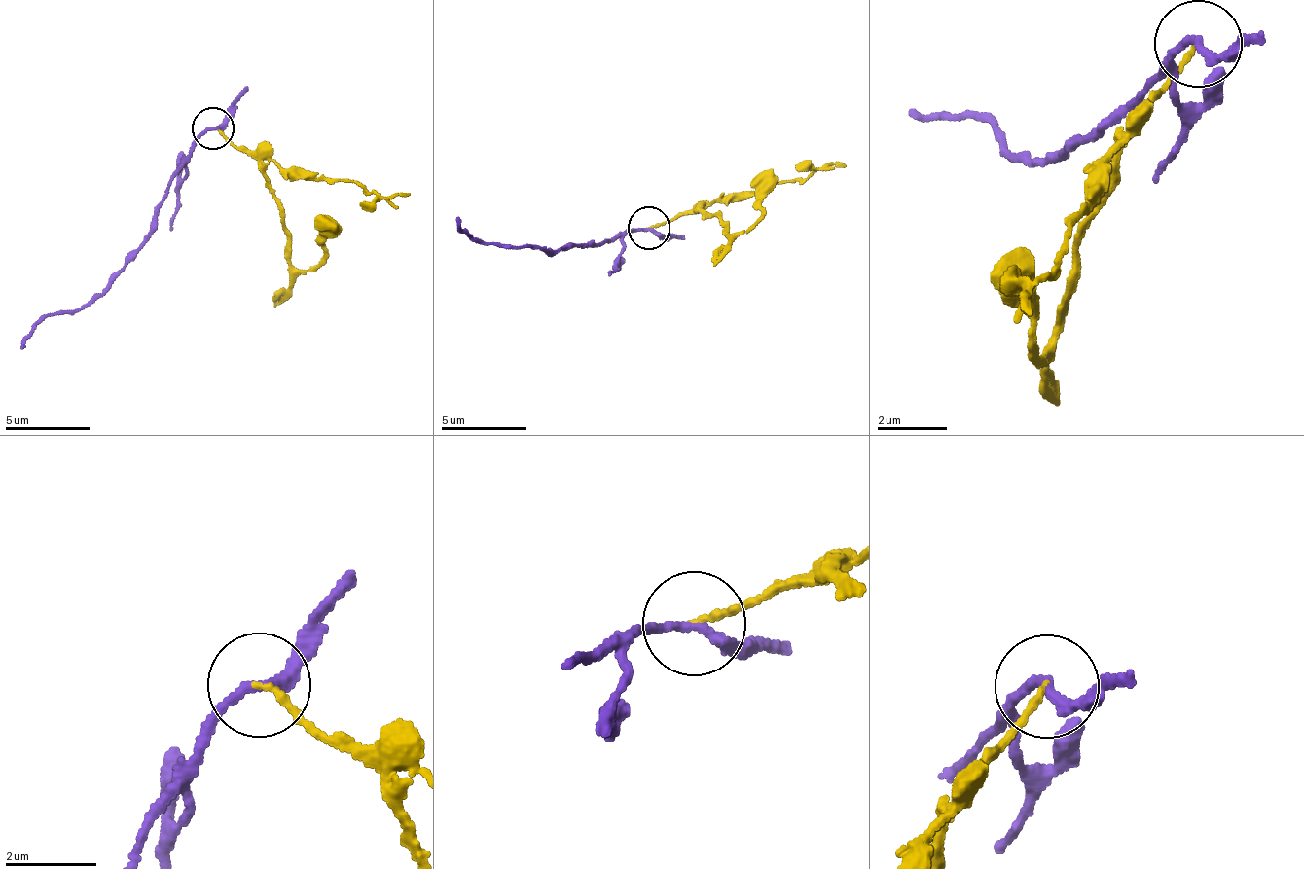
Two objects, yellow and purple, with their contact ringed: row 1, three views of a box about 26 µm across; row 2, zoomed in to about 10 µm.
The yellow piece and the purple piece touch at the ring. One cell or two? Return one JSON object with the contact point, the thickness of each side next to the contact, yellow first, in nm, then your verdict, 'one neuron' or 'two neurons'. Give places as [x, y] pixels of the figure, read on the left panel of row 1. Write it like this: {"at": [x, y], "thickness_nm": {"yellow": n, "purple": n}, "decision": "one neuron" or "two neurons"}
{"at": [212, 127], "thickness_nm": {"yellow": 140, "purple": 220}, "decision": "two neurons"}

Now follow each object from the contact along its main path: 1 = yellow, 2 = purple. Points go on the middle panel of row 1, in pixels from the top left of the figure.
1: (650, 229), (702, 211), (703, 219), (720, 216), (726, 235), (735, 234), (760, 216), (759, 197), (771, 167)
2: (650, 229), (633, 229), (597, 247), (555, 249), (484, 243), (462, 229), (458, 215)

